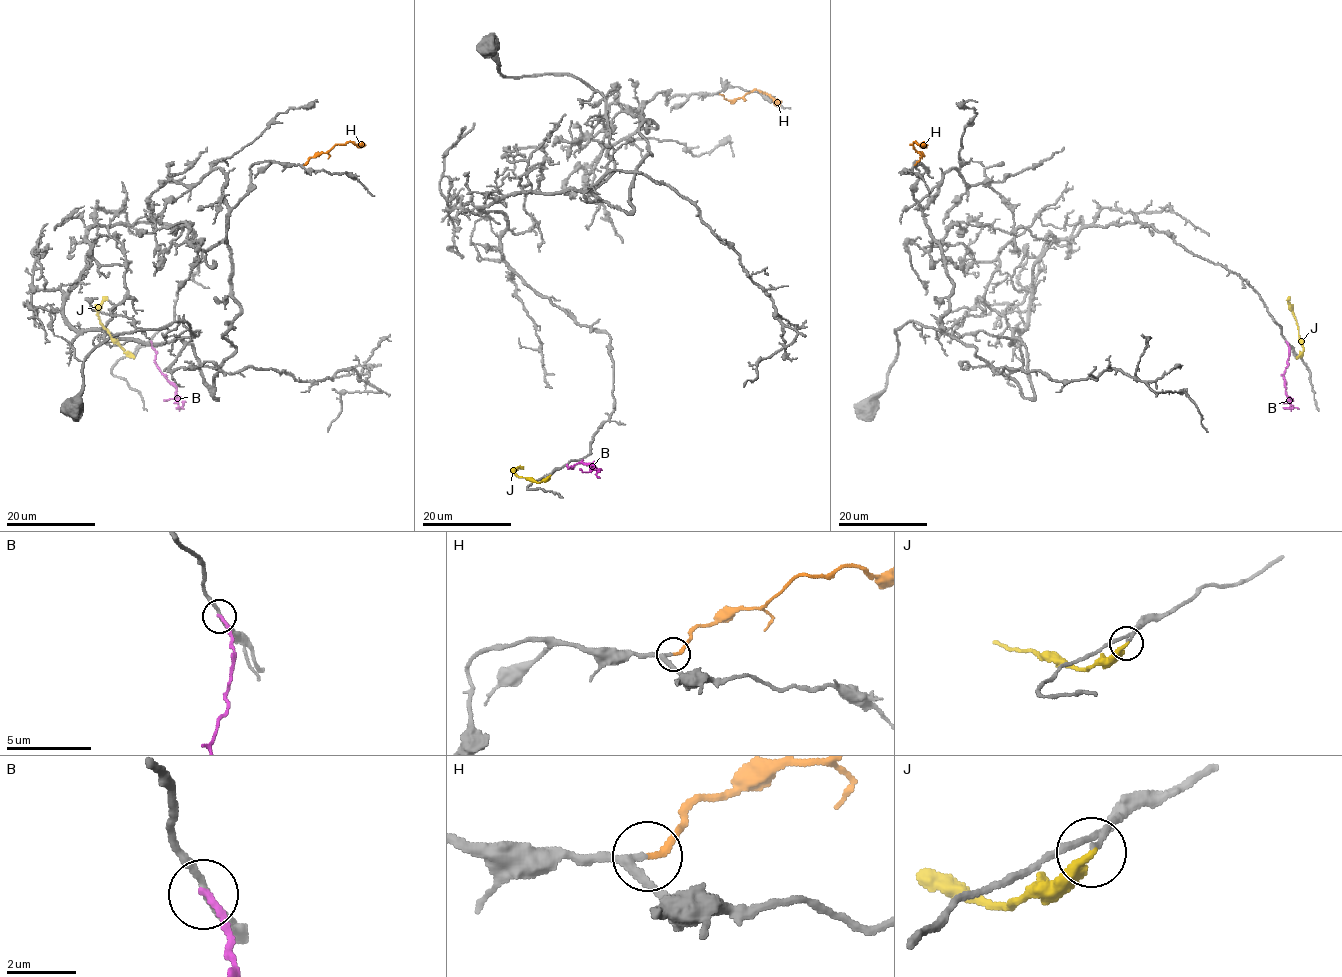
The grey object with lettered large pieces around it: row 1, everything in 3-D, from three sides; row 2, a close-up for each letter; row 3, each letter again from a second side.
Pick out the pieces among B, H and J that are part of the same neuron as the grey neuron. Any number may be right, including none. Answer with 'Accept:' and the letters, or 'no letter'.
Accept: H

